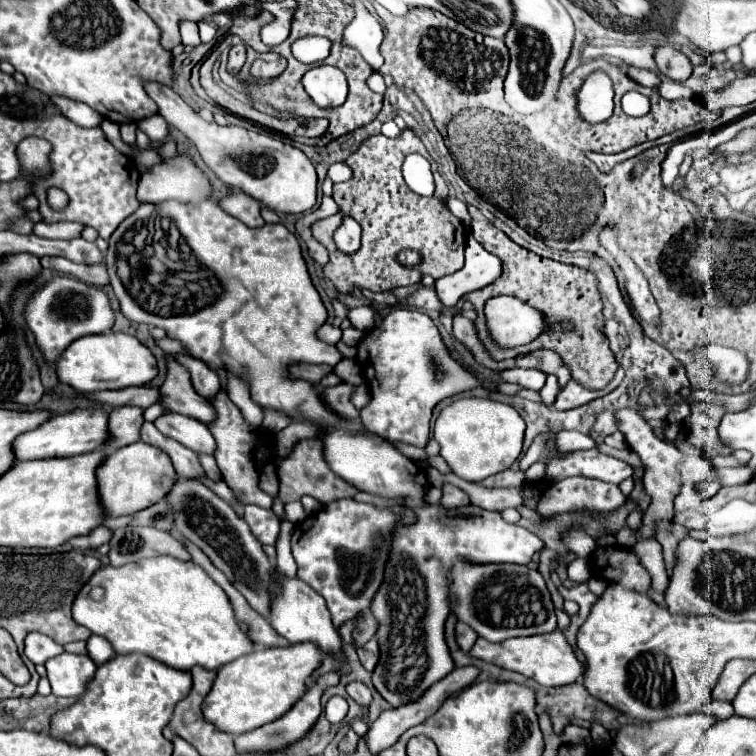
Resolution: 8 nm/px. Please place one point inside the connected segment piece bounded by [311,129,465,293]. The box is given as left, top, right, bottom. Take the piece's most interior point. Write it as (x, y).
(379, 195)

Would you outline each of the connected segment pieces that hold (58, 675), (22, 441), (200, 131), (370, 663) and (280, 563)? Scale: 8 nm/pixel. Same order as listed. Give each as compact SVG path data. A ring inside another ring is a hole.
M67 651L49 659L45 667L57 697L81 697L97 671L97 665L87 655L73 655Z
M87 407L87 409L73 409L63 415L55 415L43 425L33 431L19 435L13 443L13 451L17 459L45 459L45 457L67 457L67 455L81 455L95 449L101 449L109 439L107 427L109 413L101 407Z
M147 83L147 93L149 97L153 97L153 101L159 105L159 115L165 117L165 121L171 127L177 127L199 151L201 159L205 161L205 165L229 187L243 191L247 195L251 195L253 199L257 199L261 205L273 209L273 211L281 211L281 213L305 213L315 205L315 197L317 197L317 173L313 163L307 159L307 155L293 147L291 143L283 143L281 139L275 139L275 135L263 131L251 131L251 129L243 129L237 125L217 125L215 121L209 123L205 119L199 117L199 113L195 113L173 89L163 87L159 83Z
M373 637L367 645L363 645L361 649L357 649L357 655L359 655L361 665L371 673L375 669L377 661L379 661L379 643L377 643L377 639Z
M283 515L281 533L279 533L279 539L277 539L277 543L275 543L275 549L277 549L277 569L283 571L283 573L289 575L289 577L295 577L295 575L297 575L297 565L295 565L295 561L293 561L291 547L289 547L291 533L293 533L293 523L287 519L287 515Z

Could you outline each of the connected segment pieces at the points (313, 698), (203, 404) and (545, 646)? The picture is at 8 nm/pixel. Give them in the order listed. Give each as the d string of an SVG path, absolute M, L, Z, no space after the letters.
M331 671L331 673L325 673L325 679L319 681L319 685L313 685L305 695L303 699L299 699L295 703L295 707L291 711L287 711L283 717L279 717L277 721L273 723L267 723L255 731L249 731L249 733L243 733L243 735L237 735L235 737L235 747L237 747L237 753L245 753L245 751L271 751L271 749L283 749L295 741L299 741L299 737L303 737L303 733L307 733L307 729L311 729L317 721L317 717L321 715L321 705L319 705L319 699L323 695L323 691L331 685L337 685L339 683L339 673L337 671Z
M165 355L165 363L167 363L167 383L161 385L163 393L161 403L175 413L183 413L205 425L211 425L217 419L217 411L209 399L197 395L197 391L191 385L187 367L183 367L175 359L175 355Z
M561 631L519 637L519 639L507 639L503 643L489 643L489 641L477 639L473 649L469 651L469 655L483 659L487 663L493 663L501 669L521 673L521 675L537 681L543 687L559 687L559 685L569 685L569 683L581 681L583 669L585 669L585 665L577 661L573 649L569 647L569 643Z

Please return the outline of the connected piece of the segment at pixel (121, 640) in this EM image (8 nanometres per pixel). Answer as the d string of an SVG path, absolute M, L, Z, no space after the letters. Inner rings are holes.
M163 555L123 567L99 567L73 601L73 619L91 633L105 637L117 655L143 653L181 671L189 671L193 665L219 669L253 651L249 637L243 637L237 625L225 591L193 561L175 561Z

